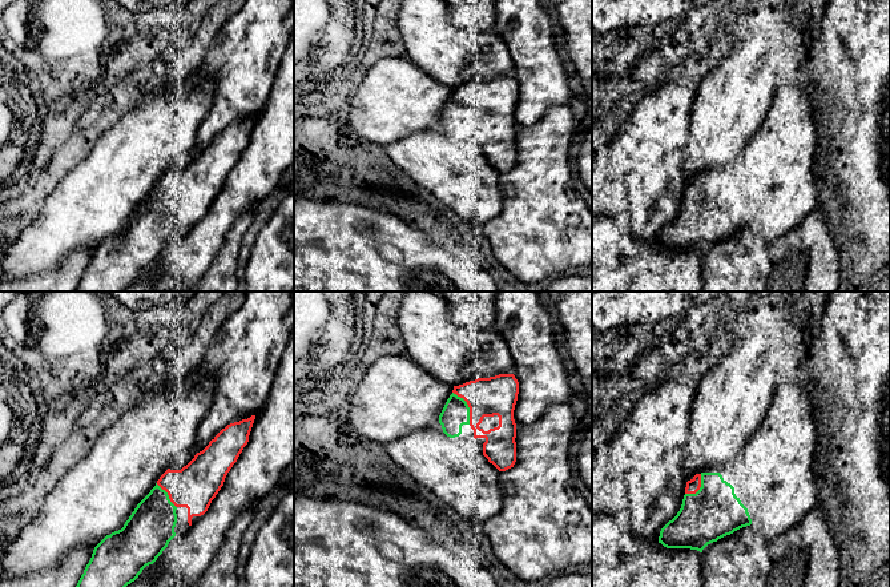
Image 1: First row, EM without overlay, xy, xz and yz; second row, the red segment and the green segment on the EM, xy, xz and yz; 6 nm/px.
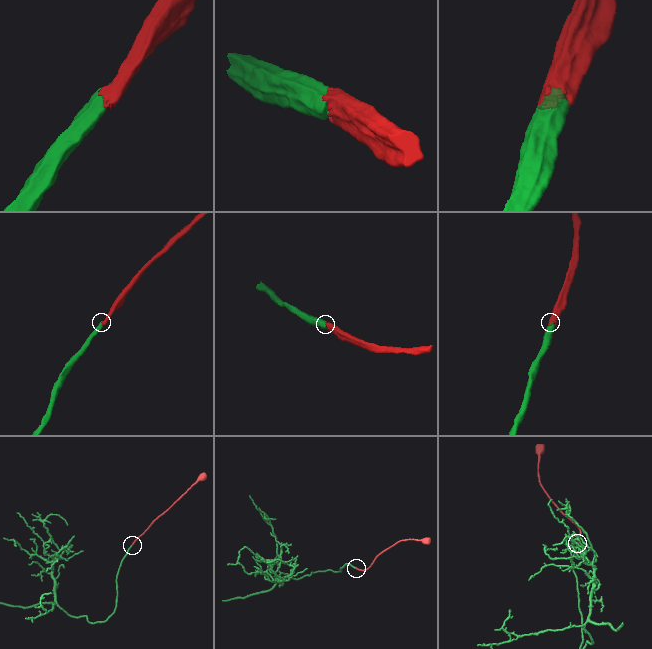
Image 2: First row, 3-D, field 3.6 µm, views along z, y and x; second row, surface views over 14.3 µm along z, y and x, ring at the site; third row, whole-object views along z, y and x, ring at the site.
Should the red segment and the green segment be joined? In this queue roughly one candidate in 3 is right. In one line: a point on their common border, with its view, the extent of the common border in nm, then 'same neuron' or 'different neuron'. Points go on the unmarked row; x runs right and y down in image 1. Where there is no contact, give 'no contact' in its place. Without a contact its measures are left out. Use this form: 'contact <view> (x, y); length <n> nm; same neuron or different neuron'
contact xz (468, 108); length 220 nm; same neuron

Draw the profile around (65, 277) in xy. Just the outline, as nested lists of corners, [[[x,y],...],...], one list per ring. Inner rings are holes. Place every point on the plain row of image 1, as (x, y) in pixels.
[[[76,249],[55,269],[21,280],[0,281],[0,292],[74,292],[94,249]]]

